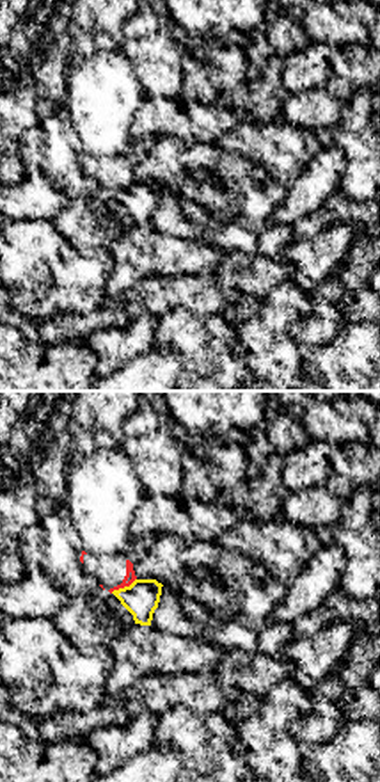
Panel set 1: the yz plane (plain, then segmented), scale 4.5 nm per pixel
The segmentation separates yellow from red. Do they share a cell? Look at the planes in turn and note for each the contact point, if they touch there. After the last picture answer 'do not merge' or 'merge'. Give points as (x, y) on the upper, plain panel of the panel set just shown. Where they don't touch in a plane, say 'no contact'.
(125, 189)

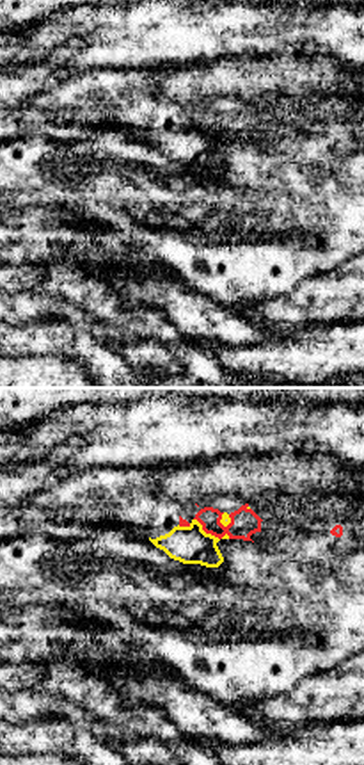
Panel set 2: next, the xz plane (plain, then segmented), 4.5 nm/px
(210, 136)

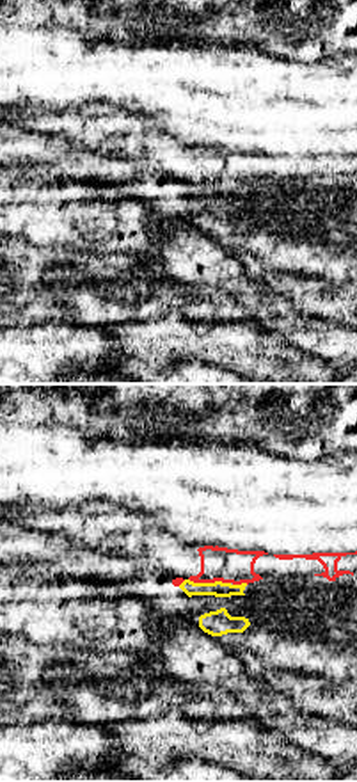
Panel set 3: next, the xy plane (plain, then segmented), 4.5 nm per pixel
(210, 185)

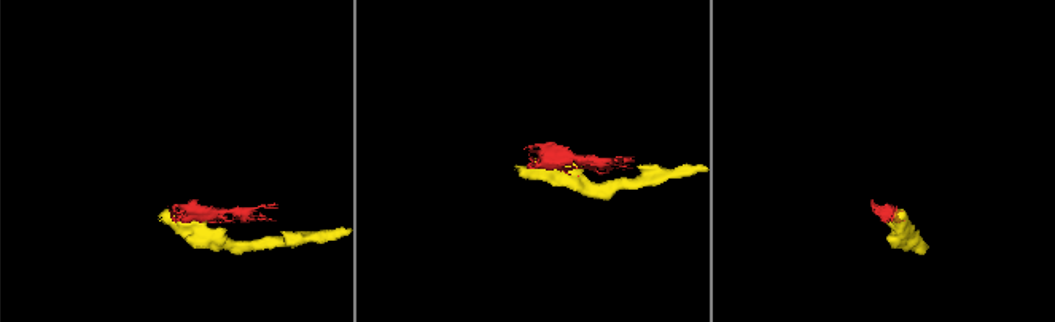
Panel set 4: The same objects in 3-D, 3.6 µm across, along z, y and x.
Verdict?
do not merge

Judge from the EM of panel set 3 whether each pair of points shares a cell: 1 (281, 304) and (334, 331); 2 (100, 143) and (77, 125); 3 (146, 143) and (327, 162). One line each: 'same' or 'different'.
1: same
2: same
3: same

